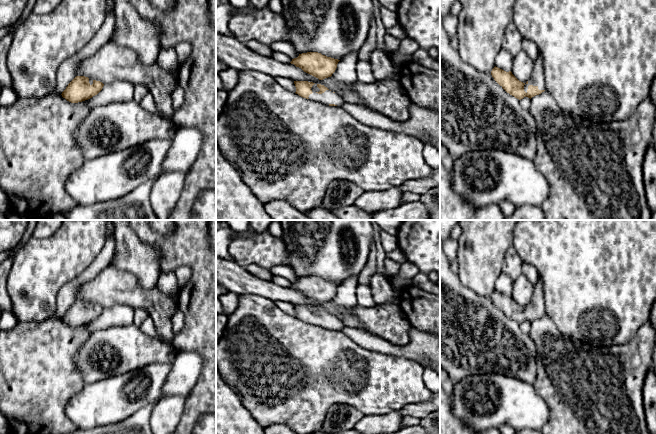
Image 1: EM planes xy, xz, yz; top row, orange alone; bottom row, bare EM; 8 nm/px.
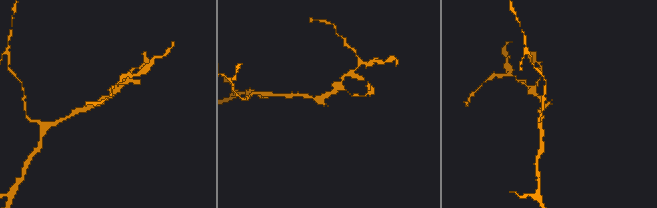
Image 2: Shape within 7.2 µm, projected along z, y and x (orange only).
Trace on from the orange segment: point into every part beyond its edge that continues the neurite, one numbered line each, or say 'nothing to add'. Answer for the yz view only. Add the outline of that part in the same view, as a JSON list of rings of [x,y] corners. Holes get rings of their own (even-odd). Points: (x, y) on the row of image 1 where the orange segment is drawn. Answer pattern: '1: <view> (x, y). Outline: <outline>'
1: yz (537, 79). Outline: [[[539,53],[537,59],[534,61],[533,73],[528,83],[524,85],[524,91],[527,93],[528,86],[537,86],[539,90],[545,90],[545,79],[544,79],[544,67],[542,56]]]

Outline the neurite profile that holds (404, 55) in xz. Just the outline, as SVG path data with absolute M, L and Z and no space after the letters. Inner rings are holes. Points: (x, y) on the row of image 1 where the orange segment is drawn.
M406 37L401 40L400 47L396 53L392 55L392 61L402 70L405 65L413 61L414 53L420 48L420 45L414 40Z

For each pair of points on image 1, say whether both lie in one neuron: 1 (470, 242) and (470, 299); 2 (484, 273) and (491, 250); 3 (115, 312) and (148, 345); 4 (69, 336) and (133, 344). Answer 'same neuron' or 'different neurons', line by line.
1: different neurons
2: same neuron
3: different neurons
4: different neurons

